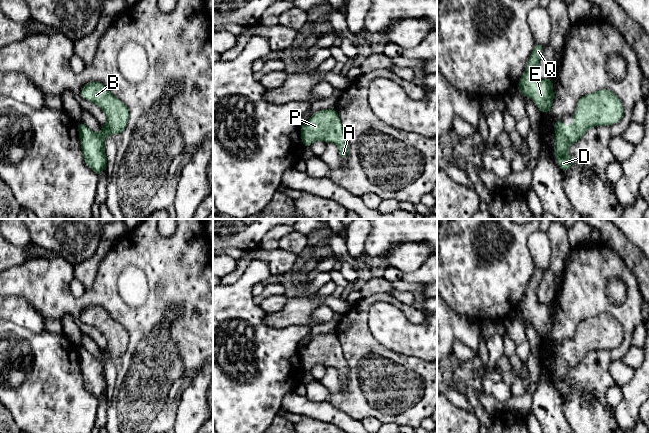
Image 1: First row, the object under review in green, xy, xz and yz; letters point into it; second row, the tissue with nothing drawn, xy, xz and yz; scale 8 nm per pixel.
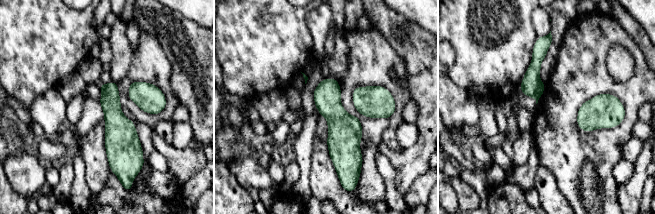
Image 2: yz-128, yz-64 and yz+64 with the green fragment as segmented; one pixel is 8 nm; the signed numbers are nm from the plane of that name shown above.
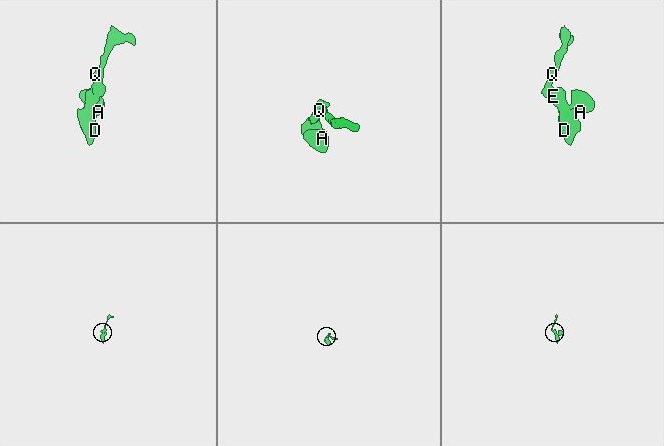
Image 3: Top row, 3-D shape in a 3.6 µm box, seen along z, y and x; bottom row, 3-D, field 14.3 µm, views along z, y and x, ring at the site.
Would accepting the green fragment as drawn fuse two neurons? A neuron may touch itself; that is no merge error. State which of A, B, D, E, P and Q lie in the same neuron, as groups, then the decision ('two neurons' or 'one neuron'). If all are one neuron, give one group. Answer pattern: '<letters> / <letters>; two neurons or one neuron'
A B D E P Q; one neuron

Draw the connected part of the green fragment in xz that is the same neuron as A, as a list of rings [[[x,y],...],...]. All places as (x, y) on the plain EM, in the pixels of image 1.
[[[336,333],[318,334],[300,351],[301,365],[305,372],[313,366],[321,364],[334,367],[339,373],[340,382],[346,382],[350,368],[345,362],[339,338]]]

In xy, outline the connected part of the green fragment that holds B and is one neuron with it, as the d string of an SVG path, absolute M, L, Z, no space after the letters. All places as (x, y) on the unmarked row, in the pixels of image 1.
M88 306L80 316L83 323L96 328L107 340L99 358L95 358L84 347L76 347L85 388L98 400L107 390L105 363L108 359L121 357L127 349L129 335L102 307Z

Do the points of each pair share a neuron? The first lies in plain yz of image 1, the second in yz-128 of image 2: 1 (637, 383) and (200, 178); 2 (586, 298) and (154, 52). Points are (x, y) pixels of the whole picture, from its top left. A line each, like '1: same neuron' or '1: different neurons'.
1: different neurons
2: same neuron

